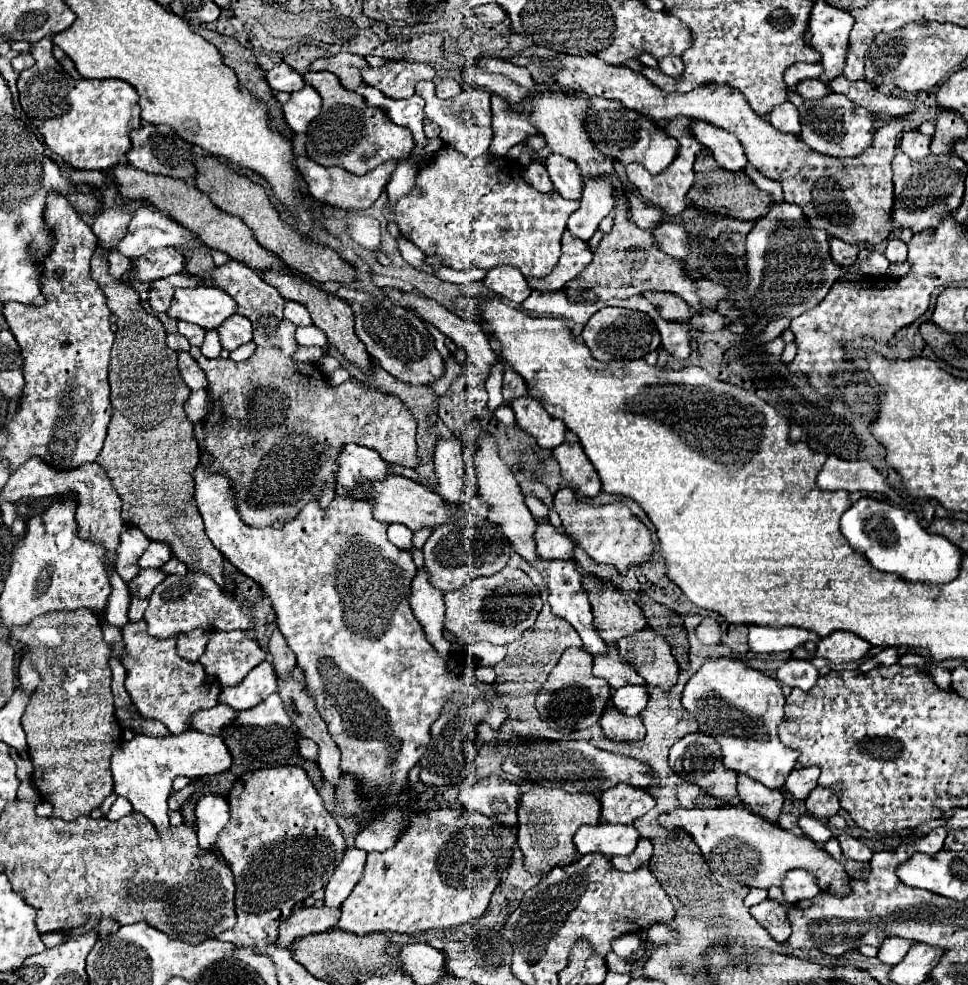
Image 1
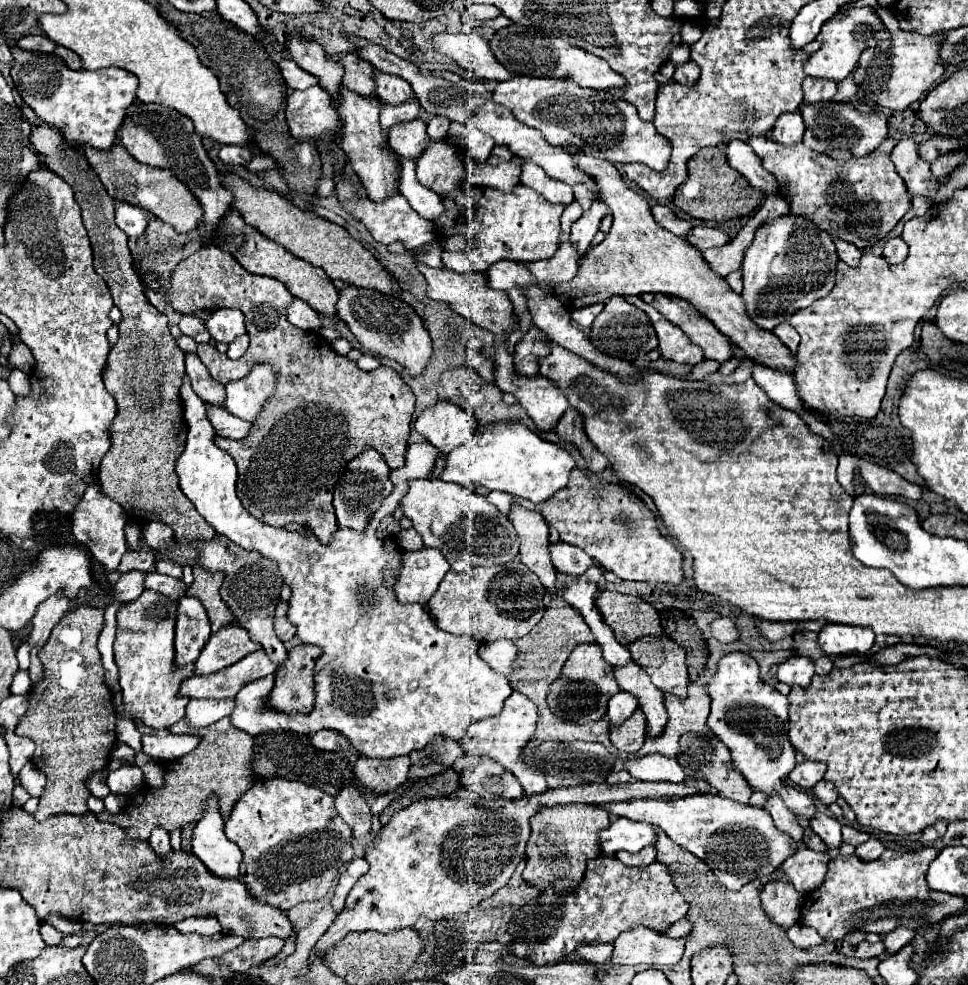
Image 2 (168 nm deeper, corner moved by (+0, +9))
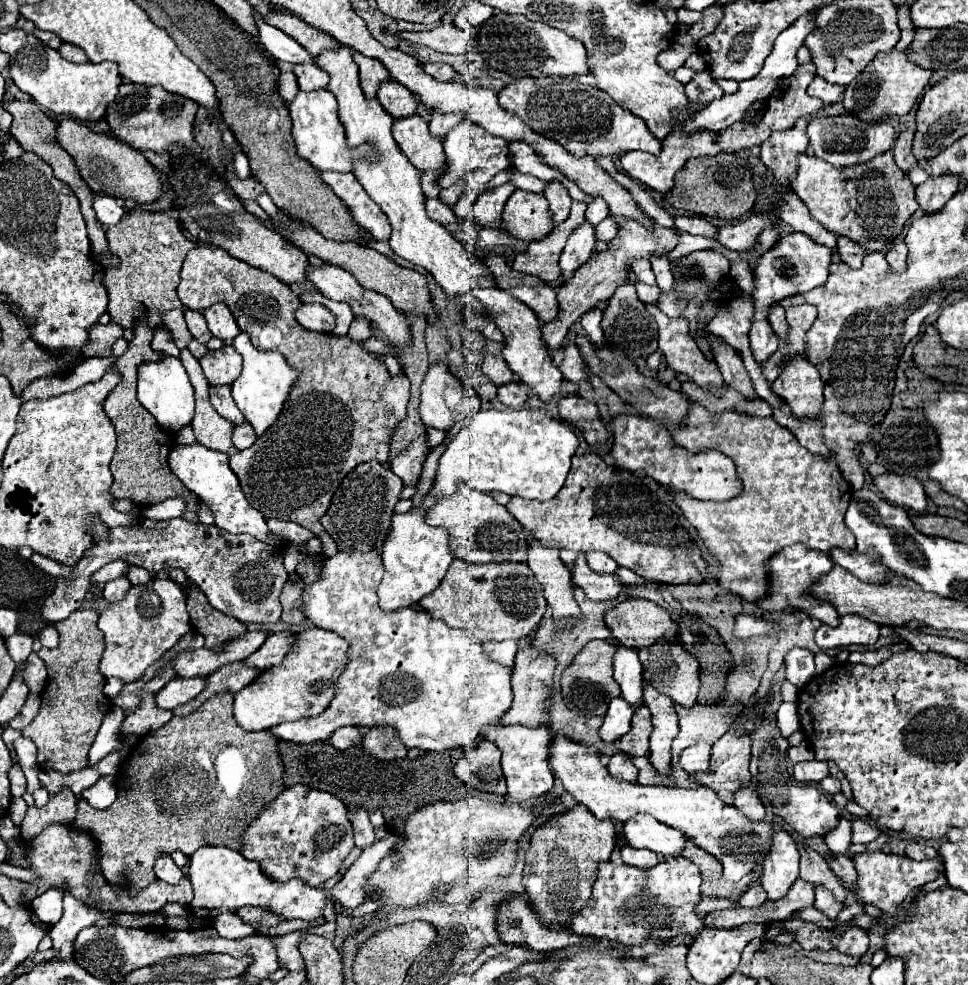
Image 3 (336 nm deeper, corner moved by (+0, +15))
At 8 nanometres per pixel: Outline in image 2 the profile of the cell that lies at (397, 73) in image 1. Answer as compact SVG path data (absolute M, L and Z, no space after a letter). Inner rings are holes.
M384 72L376 74L376 92L374 94L378 96L380 102L390 104L390 106L404 104L404 102L412 100L412 96L414 96L414 92L406 80L392 76L392 74L384 74Z

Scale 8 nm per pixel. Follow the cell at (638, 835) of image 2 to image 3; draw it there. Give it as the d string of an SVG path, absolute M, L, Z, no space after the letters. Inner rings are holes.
M638 814L622 824L622 836L628 846L648 848L658 856L678 856L686 842L682 832L654 820L650 814Z

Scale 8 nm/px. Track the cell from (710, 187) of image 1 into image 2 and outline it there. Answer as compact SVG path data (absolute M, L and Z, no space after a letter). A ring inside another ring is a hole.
M722 146L716 148L702 148L694 158L688 162L688 180L678 186L674 194L674 204L684 210L690 218L700 218L708 222L726 222L732 218L742 218L752 214L760 200L764 198L762 192L752 188L742 174L728 166L724 160Z

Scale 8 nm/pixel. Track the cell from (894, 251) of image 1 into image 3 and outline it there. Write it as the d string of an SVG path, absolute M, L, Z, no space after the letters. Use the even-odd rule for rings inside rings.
M896 242L888 252L886 252L886 260L888 264L892 266L892 270L902 270L906 268L906 254L908 254L908 248L904 242Z

